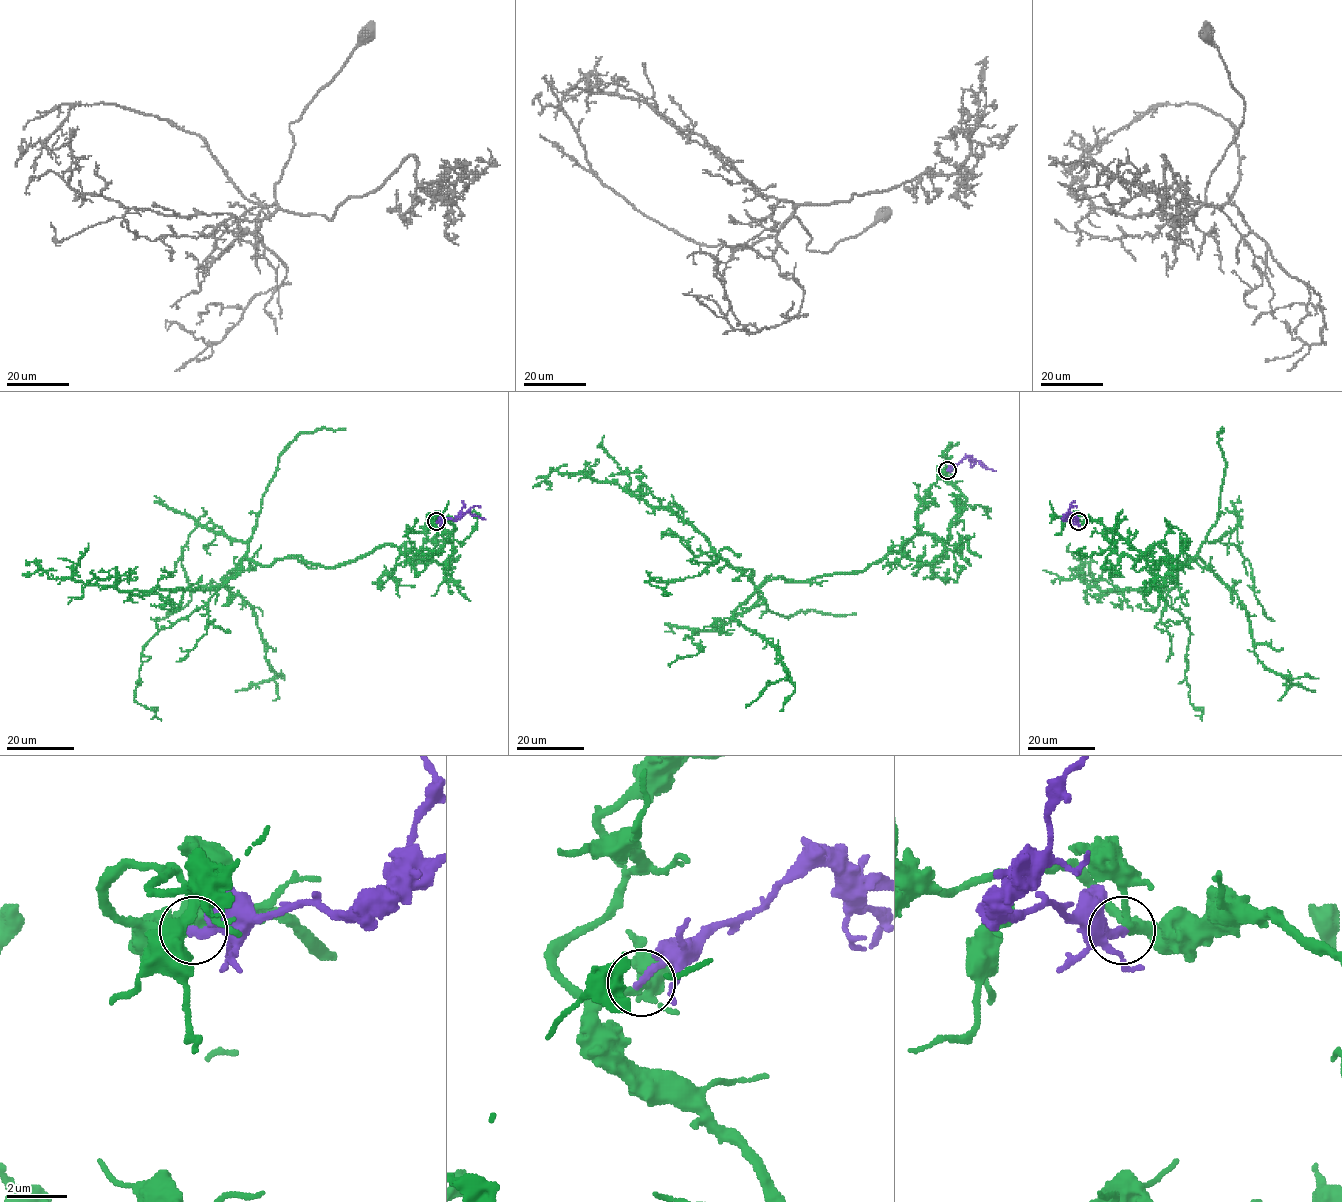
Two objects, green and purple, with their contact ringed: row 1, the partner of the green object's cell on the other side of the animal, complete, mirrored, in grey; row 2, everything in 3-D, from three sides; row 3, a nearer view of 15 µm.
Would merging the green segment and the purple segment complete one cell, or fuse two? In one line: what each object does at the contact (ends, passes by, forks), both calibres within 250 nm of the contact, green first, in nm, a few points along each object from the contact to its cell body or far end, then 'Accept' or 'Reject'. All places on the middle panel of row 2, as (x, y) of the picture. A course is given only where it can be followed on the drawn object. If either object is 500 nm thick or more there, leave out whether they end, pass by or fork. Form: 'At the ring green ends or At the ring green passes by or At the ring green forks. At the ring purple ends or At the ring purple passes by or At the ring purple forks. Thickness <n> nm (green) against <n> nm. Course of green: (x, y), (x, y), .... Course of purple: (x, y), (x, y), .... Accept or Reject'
At the ring green passes by. At the ring purple ends. Thickness 220 nm (green) against 320 nm. Course of green: (947, 470), (965, 501), (945, 539), (917, 534), (863, 570), (758, 586), (616, 483), (553, 470), (533, 487). Course of purple: (947, 470), (965, 458), (975, 458), (986, 469), (995, 470). Accept

